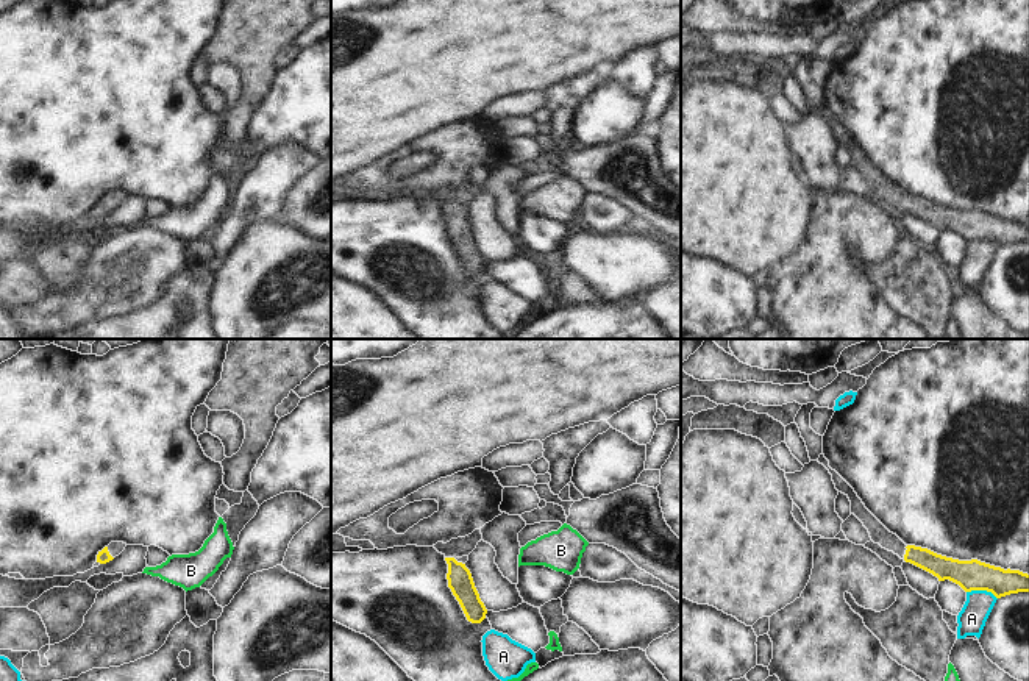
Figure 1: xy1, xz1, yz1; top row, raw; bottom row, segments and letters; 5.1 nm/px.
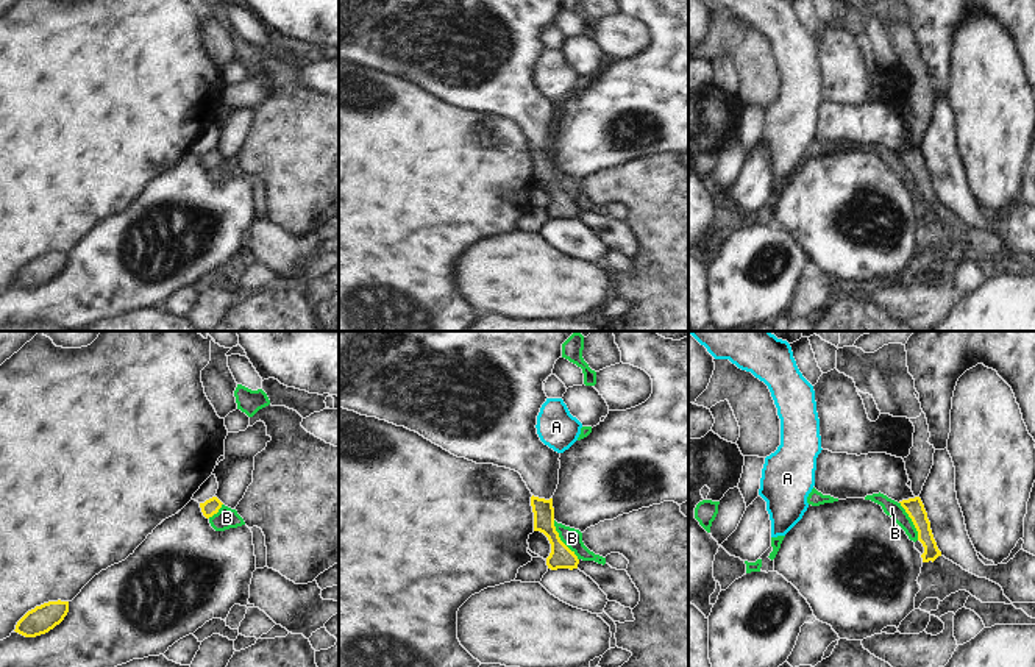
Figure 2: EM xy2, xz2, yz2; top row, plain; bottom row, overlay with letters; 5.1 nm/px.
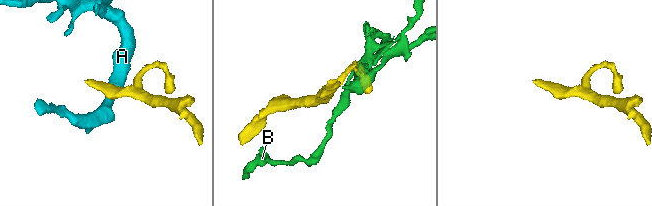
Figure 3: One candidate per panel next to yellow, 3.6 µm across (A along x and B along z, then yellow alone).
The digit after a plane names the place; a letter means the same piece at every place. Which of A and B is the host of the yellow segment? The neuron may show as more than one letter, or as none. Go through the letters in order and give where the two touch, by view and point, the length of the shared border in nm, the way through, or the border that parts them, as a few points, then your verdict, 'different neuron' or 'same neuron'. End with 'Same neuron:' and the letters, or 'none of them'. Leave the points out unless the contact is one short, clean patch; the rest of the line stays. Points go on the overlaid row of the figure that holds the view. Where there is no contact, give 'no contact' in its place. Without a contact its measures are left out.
A: meets yellow in yz1 at (982, 589); contact 170 nm long; border along yz1 (967, 591), (989, 591), (996, 598); different neuron
B: meets yellow in xz2 at (561, 541); contact 240 nm long; border along xz2 (553, 520), (559, 539), (578, 559); different neuron
Same neuron: none of them

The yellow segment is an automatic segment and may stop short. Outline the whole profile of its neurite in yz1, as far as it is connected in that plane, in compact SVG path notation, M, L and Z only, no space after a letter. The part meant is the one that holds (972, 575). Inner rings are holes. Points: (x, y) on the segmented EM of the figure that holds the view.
M823 453L820 455L818 462L823 464L832 475L835 489L849 498L851 514L863 523L874 544L893 551L906 562L932 573L938 578L938 581L949 579L959 584L965 592L987 590L996 598L1018 592L1029 592L1029 575L1020 570L1004 570L977 559L959 561L937 554L928 548L906 545L865 508L854 489L829 467L829 461Z

